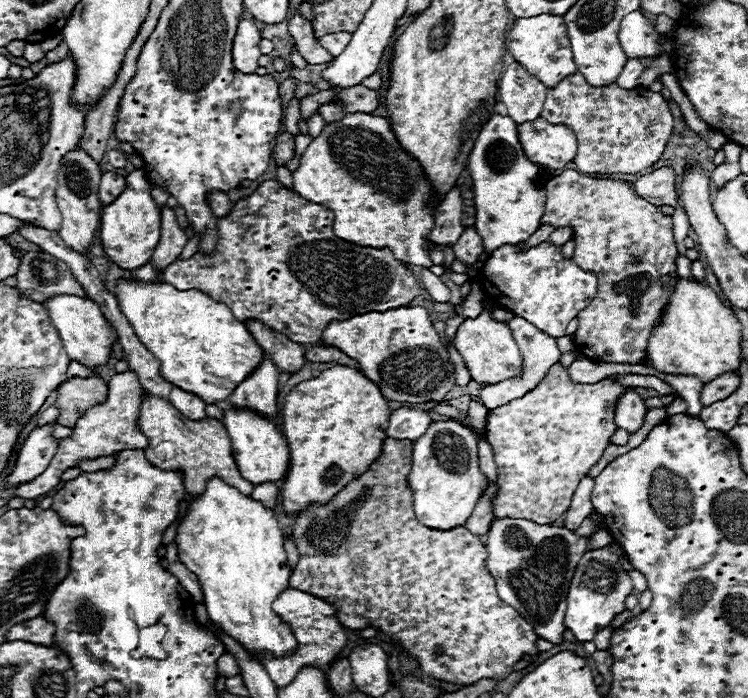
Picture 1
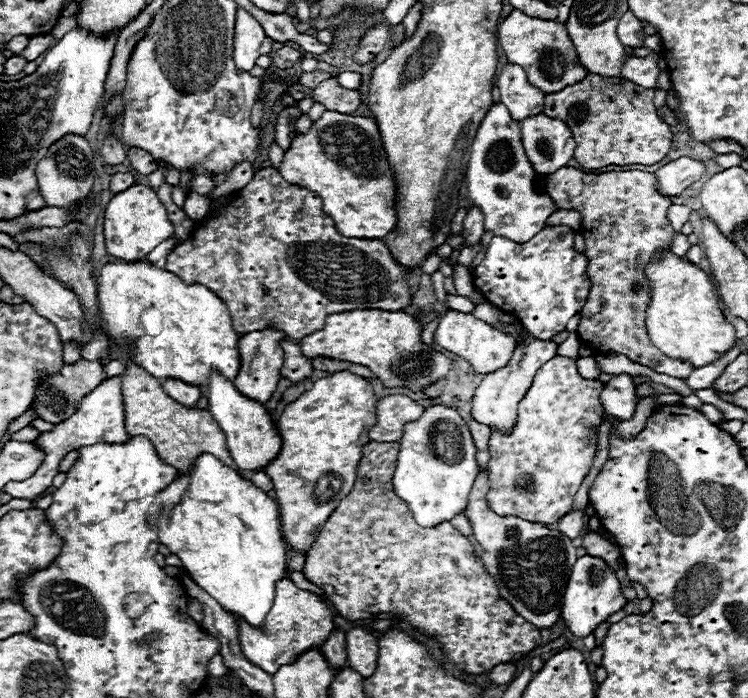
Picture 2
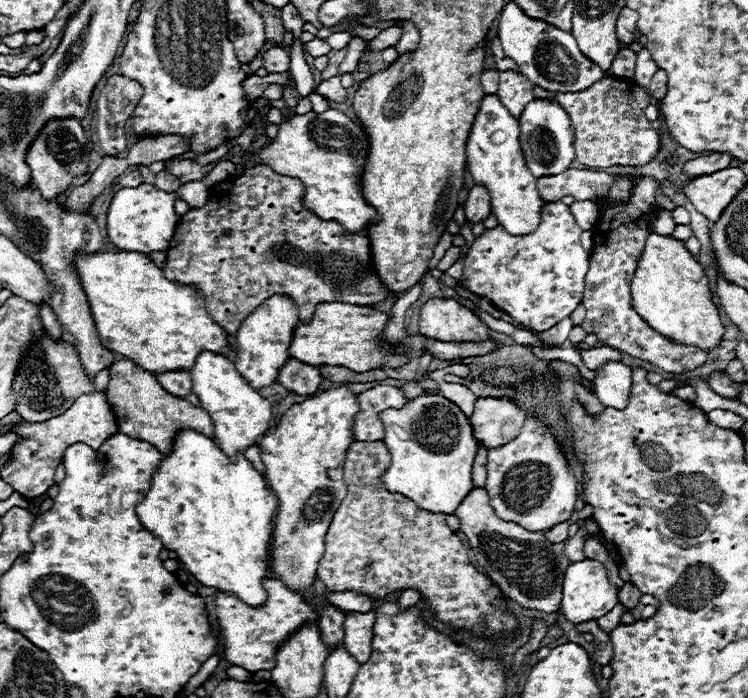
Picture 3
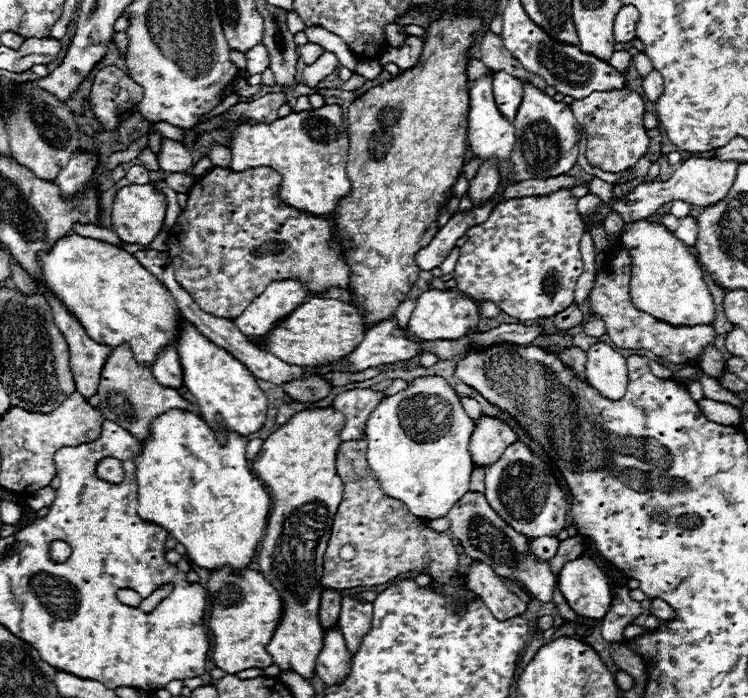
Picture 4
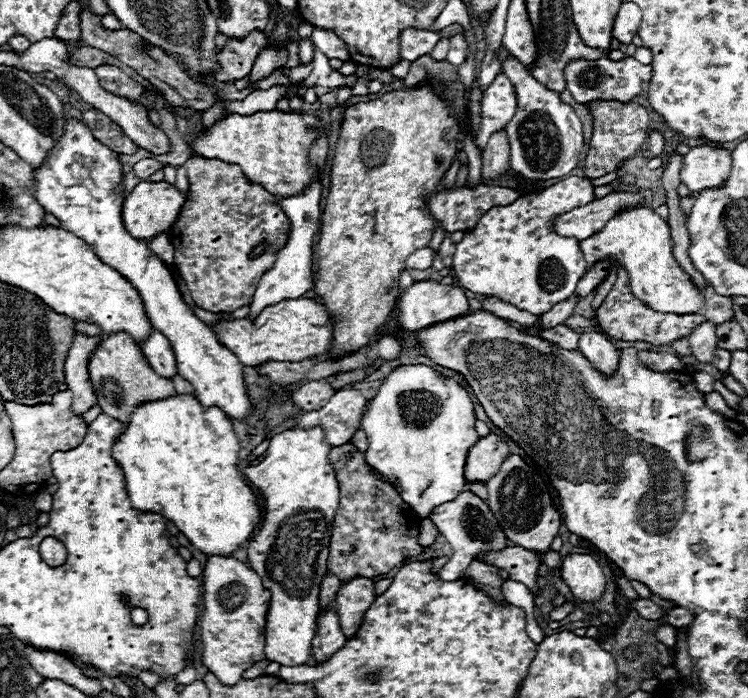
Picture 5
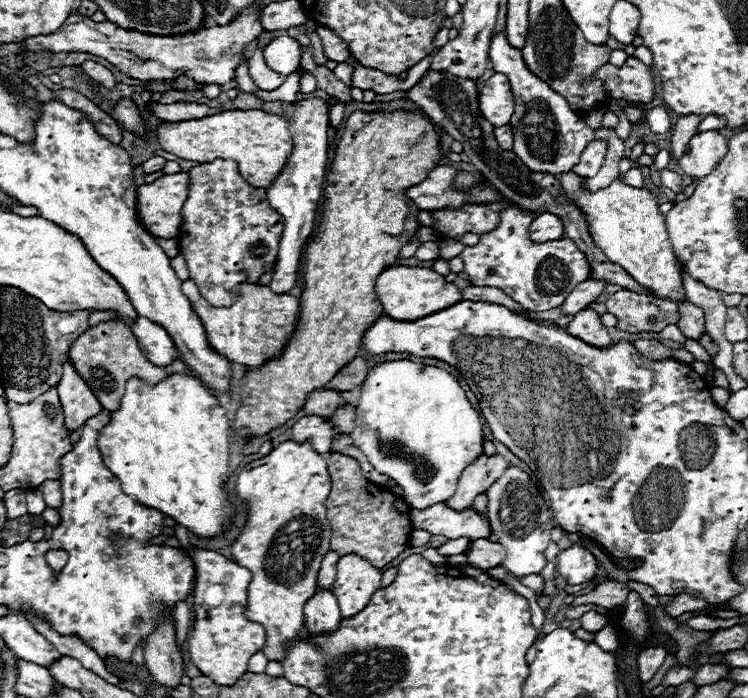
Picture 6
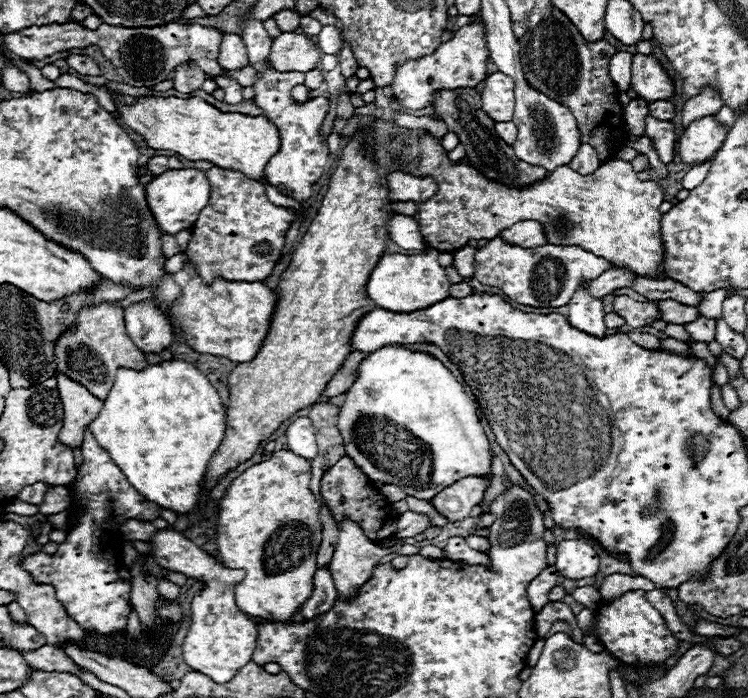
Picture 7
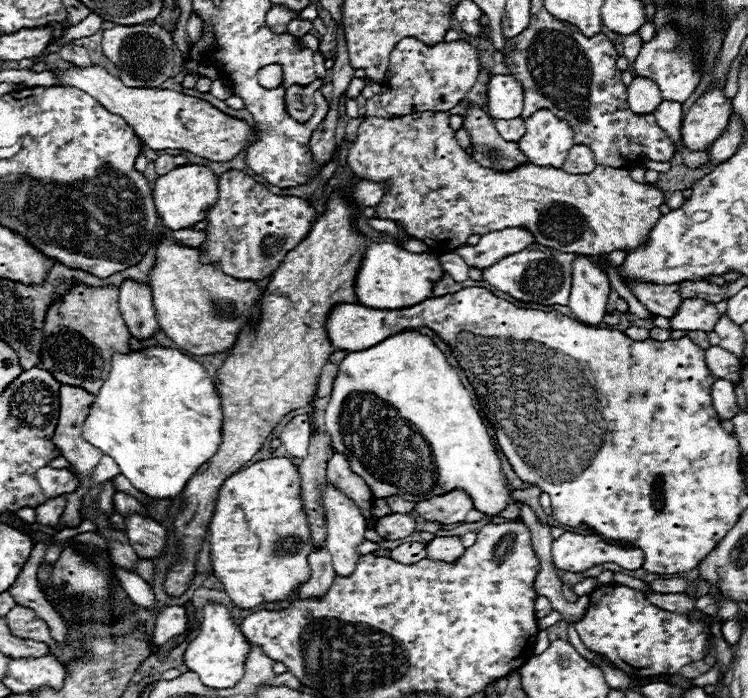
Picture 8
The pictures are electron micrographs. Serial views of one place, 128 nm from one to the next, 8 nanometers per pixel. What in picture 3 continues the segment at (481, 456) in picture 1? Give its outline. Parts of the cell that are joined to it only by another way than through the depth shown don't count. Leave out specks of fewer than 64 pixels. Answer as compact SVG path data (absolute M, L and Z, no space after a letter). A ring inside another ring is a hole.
M474 488L454 514L460 516L460 532L466 534L476 564L488 570L488 576L506 598L534 612L554 614L560 610L564 572L570 564L564 554L566 540L552 544L544 532L530 532L516 522L500 520L488 502L486 488Z

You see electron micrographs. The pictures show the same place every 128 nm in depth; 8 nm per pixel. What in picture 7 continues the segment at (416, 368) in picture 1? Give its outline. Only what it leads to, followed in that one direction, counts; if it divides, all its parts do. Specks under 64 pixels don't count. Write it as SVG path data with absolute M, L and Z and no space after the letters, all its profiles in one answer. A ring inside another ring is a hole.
M190 262L184 264L184 270L174 274L176 284L182 288L182 298L178 304L172 308L172 328L174 334L186 342L192 350L200 354L214 354L228 358L232 362L250 362L256 358L260 352L268 330L272 322L272 314L278 304L278 296L264 284L264 282L226 282L226 280L216 280L212 286L204 286L202 278L196 274L196 270L190 266Z

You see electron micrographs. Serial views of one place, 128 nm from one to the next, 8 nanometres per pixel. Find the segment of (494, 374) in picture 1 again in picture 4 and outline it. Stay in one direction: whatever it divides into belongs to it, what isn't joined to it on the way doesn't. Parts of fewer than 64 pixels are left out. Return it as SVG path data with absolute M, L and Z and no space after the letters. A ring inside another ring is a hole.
M428 290L416 300L416 308L410 316L408 330L420 340L456 340L476 332L478 328L478 306L472 298L462 296L460 292L442 292L442 290Z

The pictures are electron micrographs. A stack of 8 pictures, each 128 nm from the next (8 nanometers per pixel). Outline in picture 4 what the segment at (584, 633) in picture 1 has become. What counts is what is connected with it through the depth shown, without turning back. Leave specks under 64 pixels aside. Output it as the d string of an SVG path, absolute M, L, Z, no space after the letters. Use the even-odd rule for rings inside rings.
M588 556L564 564L558 576L558 588L578 616L600 620L610 608L608 580Z

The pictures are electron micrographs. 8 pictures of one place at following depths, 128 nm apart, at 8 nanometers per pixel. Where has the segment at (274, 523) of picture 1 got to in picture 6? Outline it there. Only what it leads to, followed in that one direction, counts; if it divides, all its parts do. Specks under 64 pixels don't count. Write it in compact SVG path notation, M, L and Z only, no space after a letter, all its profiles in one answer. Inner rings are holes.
M174 374L156 386L130 378L120 410L112 412L110 424L100 430L98 448L104 464L122 484L126 496L134 496L142 506L156 508L172 516L180 526L200 538L216 538L230 532L236 520L236 506L226 492L226 474L230 460L230 424L218 398L212 396L196 378Z

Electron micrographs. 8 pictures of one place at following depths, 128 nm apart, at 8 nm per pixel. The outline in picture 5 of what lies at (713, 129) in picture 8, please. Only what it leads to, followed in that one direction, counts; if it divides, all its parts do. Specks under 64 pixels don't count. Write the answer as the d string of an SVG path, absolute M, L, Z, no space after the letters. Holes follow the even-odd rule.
M700 144L682 158L680 182L692 192L700 194L706 188L720 188L730 178L732 156L724 148Z

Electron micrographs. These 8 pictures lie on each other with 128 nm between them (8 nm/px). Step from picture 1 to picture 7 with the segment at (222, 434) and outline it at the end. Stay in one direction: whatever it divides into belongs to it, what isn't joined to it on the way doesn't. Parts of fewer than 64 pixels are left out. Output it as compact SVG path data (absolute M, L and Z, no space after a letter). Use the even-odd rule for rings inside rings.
M100 304L86 308L78 314L76 324L72 330L64 332L54 348L56 354L56 366L58 372L64 372L72 380L86 386L96 398L106 400L110 394L118 368L132 368L132 370L144 370L148 366L144 354L132 344L126 322L124 322L124 310L112 308L110 304Z

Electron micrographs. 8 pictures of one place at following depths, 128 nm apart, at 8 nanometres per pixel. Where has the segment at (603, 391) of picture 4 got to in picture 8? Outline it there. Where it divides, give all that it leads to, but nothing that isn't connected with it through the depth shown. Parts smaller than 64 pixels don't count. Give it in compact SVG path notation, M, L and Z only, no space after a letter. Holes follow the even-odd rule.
M580 256L572 264L572 290L568 308L572 316L586 326L600 326L606 314L606 302L610 296L610 282L606 272L590 262L588 256Z

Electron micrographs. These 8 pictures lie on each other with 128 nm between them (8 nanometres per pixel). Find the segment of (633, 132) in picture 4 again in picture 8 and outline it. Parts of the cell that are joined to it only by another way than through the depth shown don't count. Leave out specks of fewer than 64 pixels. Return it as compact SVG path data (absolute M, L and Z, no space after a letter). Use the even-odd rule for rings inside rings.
M576 144L572 148L572 152L568 154L568 160L564 162L562 170L570 172L570 174L588 174L596 168L596 162L594 162L594 154L588 146L584 144Z

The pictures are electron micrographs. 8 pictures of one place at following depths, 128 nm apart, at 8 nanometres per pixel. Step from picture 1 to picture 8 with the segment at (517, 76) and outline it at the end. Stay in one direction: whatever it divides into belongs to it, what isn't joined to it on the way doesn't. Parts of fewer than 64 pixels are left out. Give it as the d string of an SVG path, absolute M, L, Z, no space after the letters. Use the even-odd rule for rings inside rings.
M494 74L486 86L486 108L494 120L512 120L522 114L524 90L510 74Z

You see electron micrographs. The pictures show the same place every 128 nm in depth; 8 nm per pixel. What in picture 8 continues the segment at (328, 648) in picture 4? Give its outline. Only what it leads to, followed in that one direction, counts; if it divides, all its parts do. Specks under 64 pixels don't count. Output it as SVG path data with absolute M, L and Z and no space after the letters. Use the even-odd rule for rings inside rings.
M314 548L310 558L310 578L298 590L298 598L322 598L334 582L334 568L330 562L330 552L326 548Z

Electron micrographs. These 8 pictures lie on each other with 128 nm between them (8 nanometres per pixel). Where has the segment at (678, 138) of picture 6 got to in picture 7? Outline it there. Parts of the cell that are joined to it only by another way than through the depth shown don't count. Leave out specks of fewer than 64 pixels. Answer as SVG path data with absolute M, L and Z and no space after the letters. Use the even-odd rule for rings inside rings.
M704 88L700 96L694 96L682 108L682 130L686 130L694 120L700 120L704 116L714 116L720 108L722 100L718 98L718 94L710 88Z

